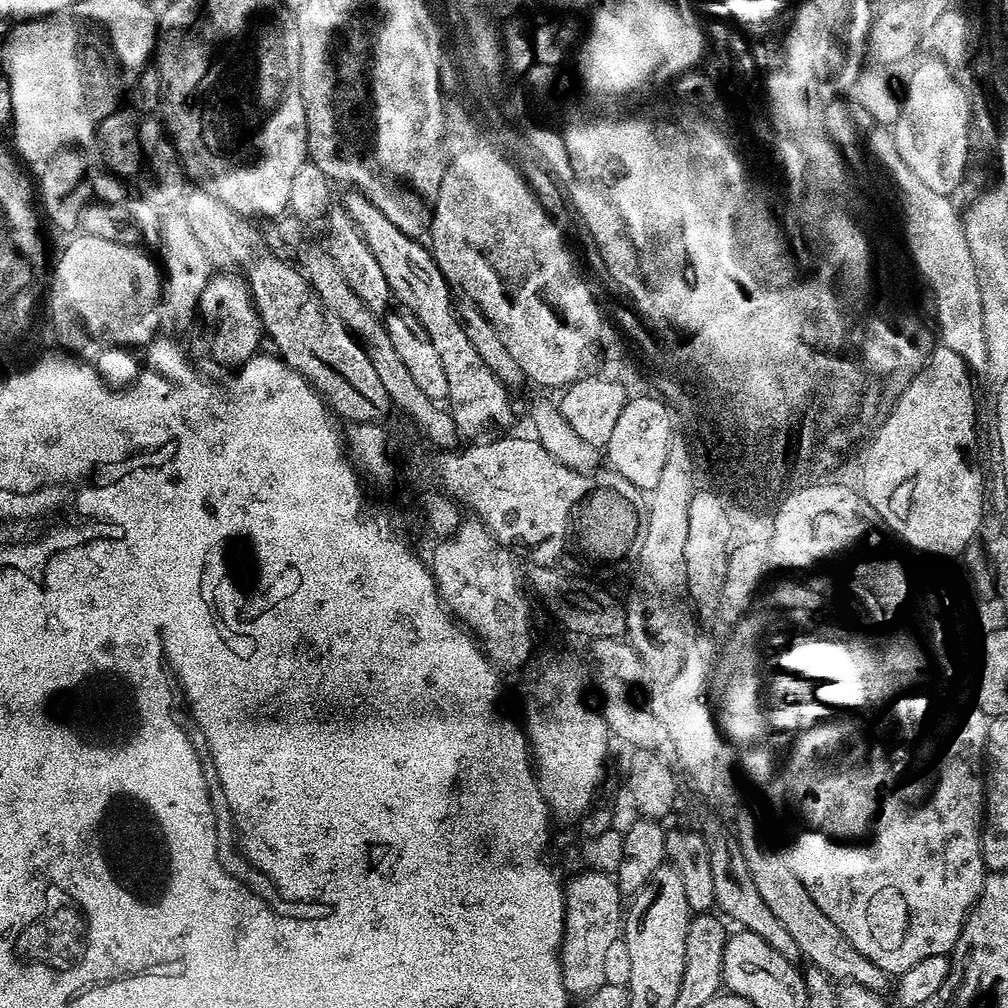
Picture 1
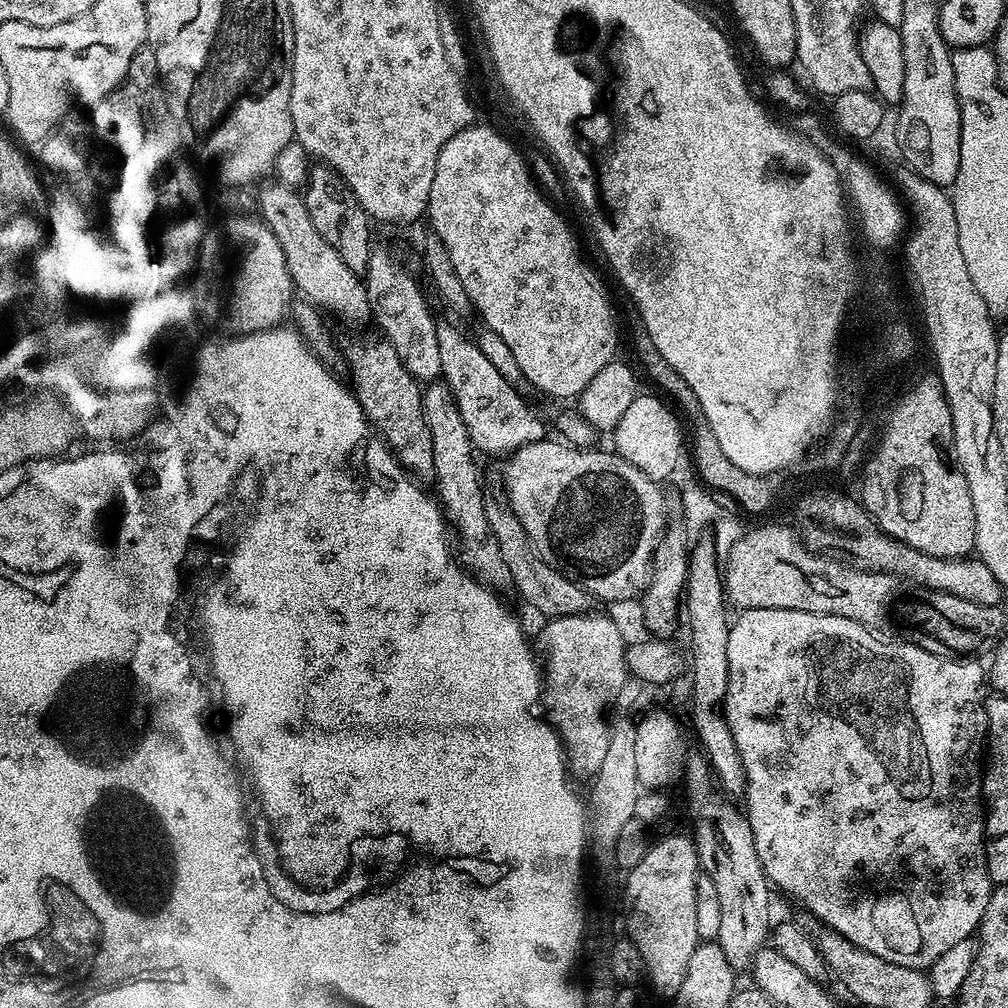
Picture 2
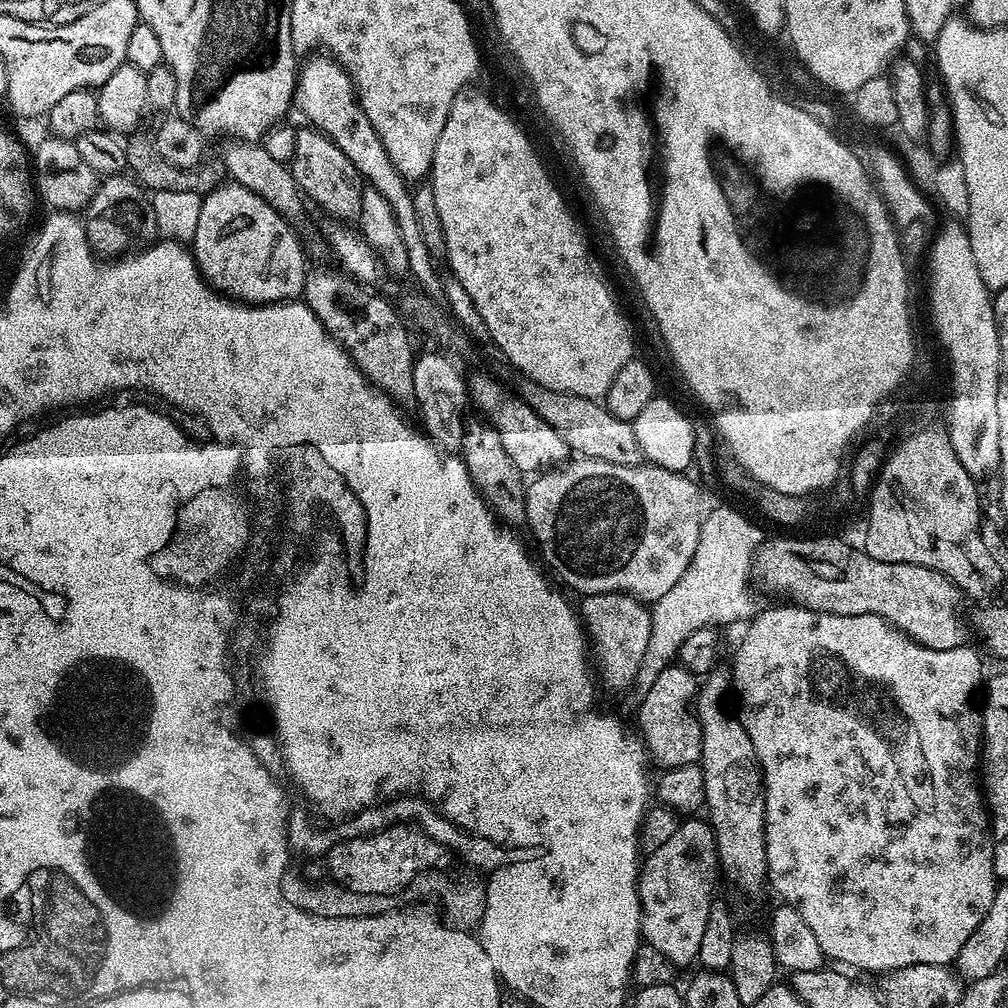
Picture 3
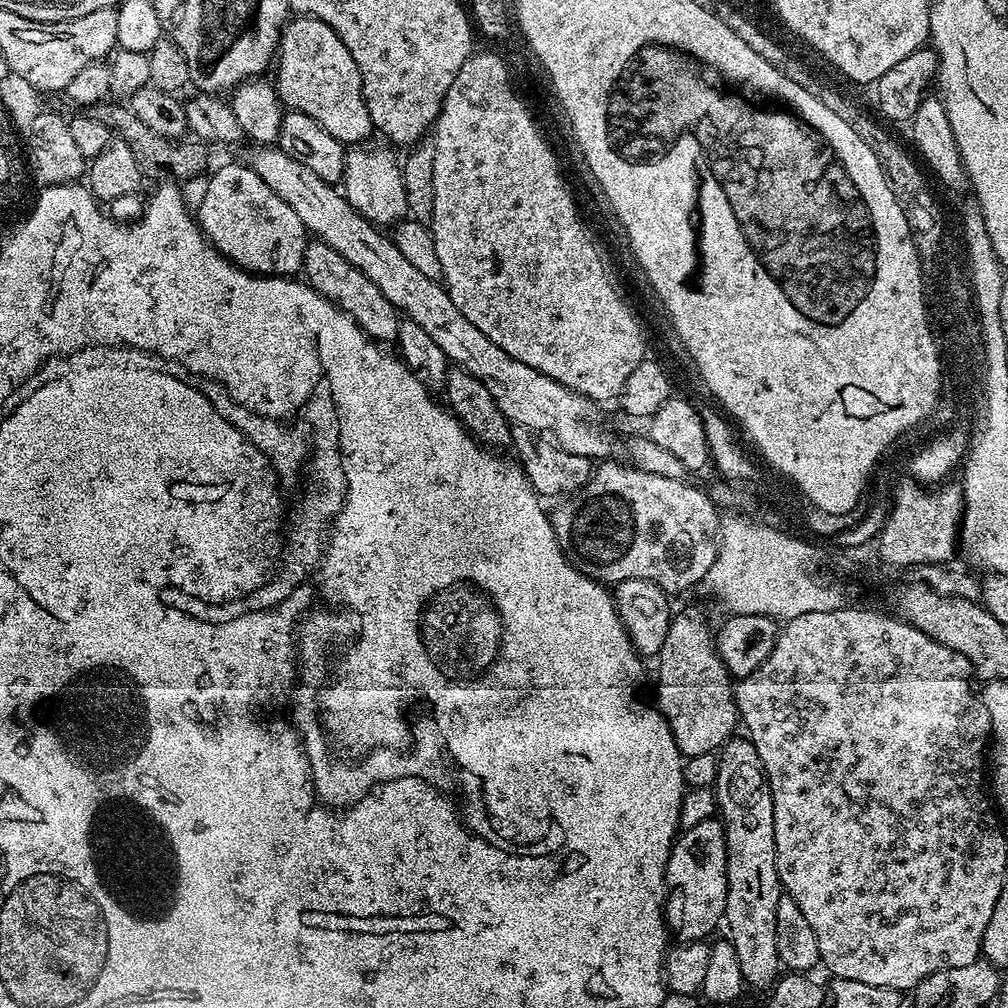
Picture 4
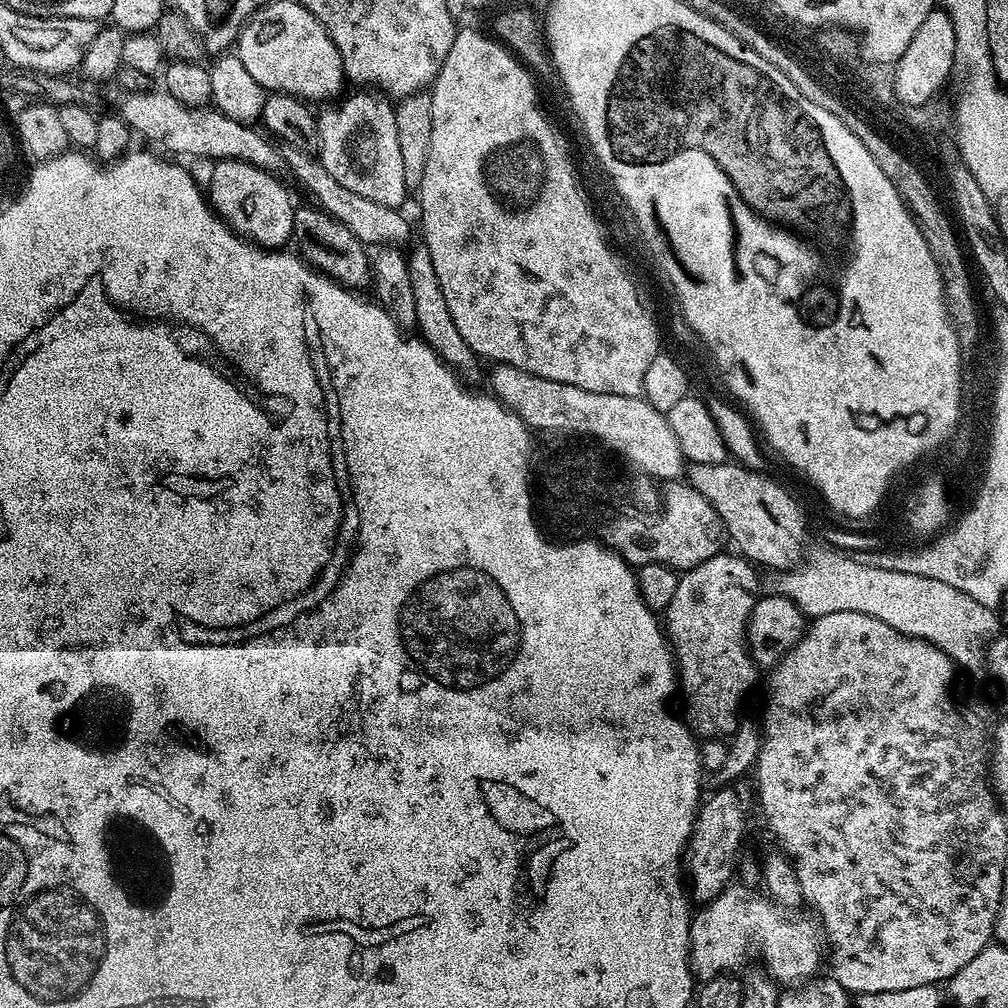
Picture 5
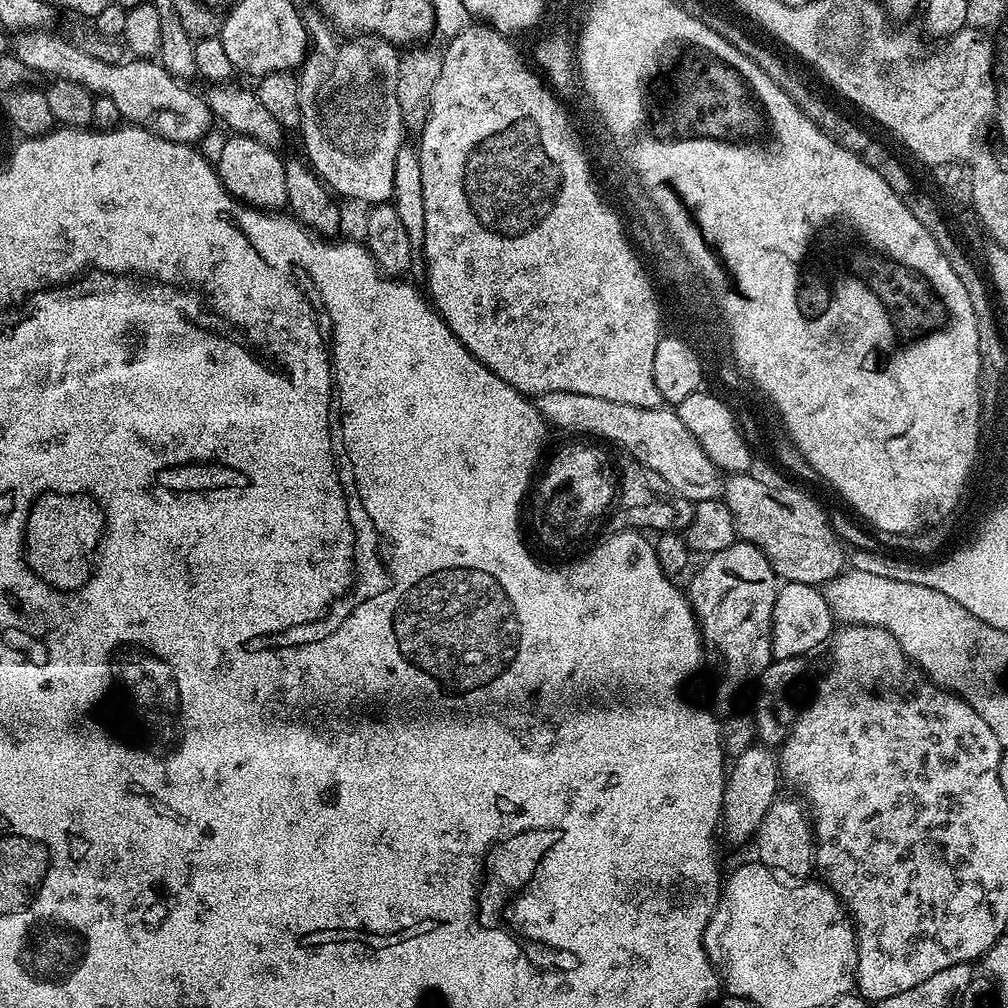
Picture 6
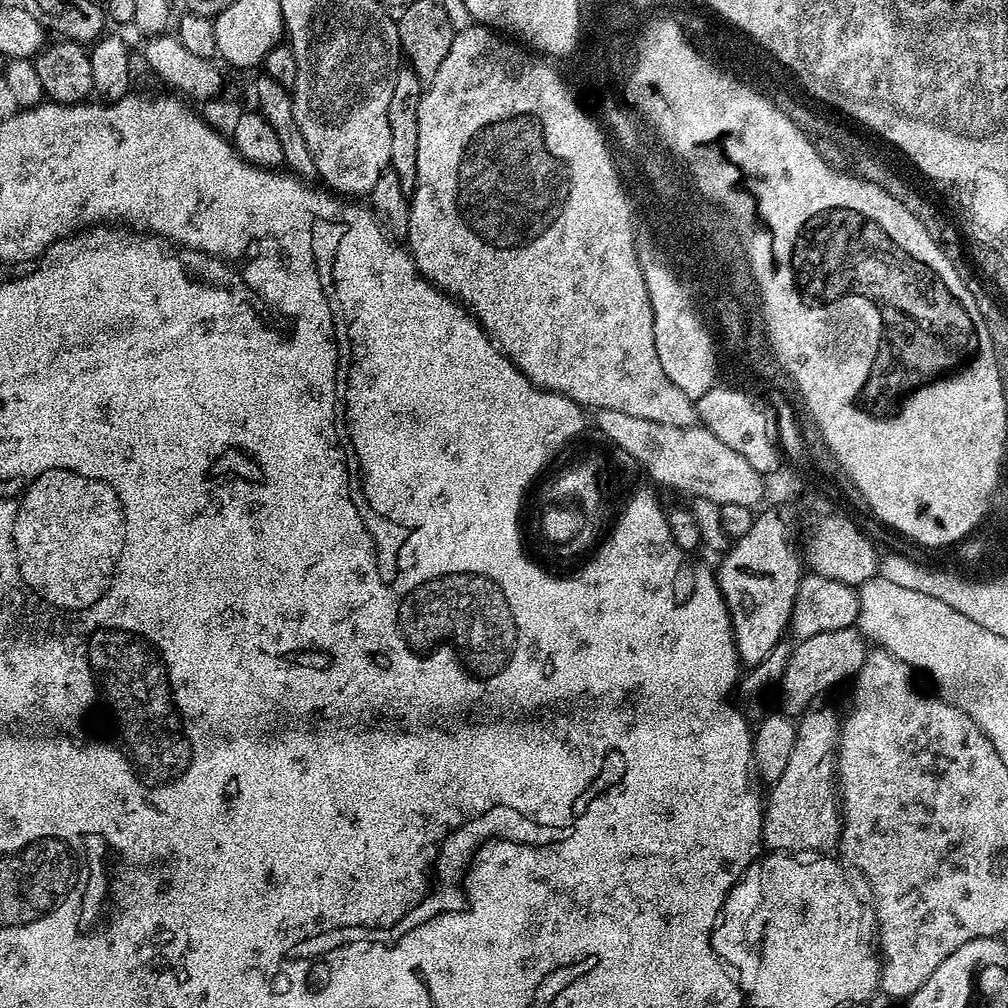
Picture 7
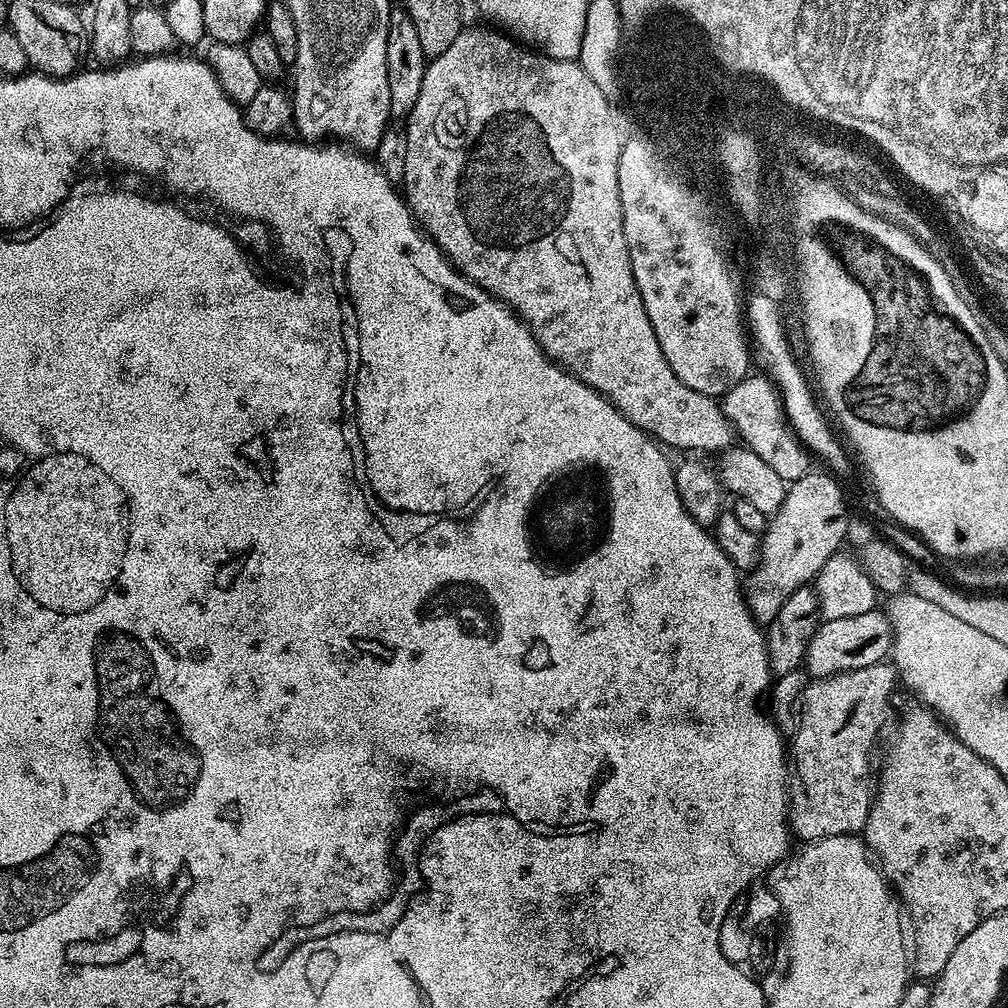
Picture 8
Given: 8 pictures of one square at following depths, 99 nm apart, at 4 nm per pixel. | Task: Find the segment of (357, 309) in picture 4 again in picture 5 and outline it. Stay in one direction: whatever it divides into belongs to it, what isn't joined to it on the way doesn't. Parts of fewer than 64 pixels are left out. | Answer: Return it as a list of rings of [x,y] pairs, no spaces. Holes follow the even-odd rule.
[[[319,206],[312,208],[296,208],[294,214],[294,230],[292,235],[295,243],[300,243],[298,252],[313,268],[336,280],[339,284],[353,290],[364,290],[373,283],[372,265],[369,249],[342,222],[334,219],[329,212]]]

